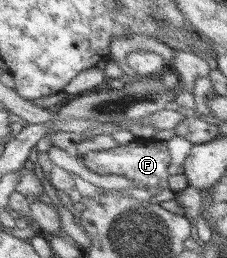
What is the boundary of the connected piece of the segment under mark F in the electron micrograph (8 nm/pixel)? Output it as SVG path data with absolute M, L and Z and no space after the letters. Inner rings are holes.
M136 139L126 145L114 146L107 150L91 150L82 157L87 170L95 174L113 174L113 176L124 176L136 185L136 188L149 190L153 194L160 193L168 187L170 174L168 164L170 163L170 154L167 142L157 139Z

